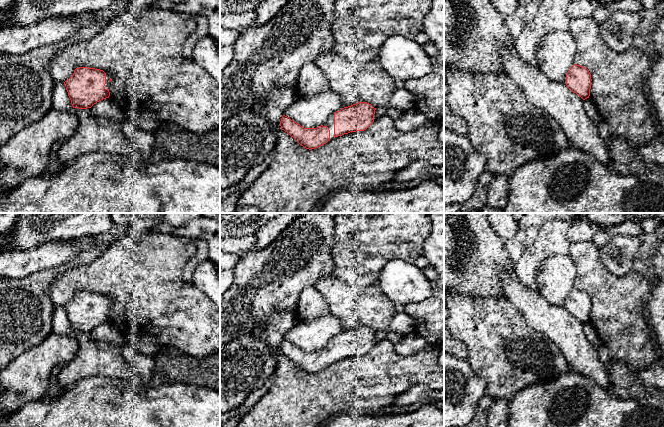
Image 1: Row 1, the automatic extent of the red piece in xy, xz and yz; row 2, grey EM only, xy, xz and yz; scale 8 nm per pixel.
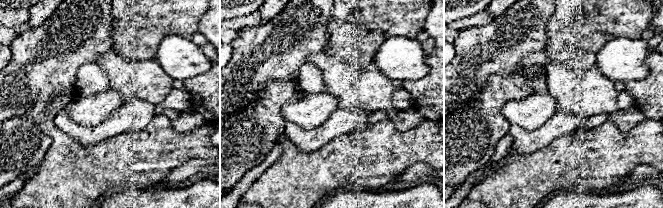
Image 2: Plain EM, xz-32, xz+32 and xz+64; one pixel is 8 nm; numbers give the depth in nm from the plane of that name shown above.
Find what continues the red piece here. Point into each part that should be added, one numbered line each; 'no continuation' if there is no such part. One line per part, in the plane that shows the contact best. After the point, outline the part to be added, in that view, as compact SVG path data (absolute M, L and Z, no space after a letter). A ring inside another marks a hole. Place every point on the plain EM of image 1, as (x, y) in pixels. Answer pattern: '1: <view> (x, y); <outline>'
1: xz (329, 347); M334 337L322 349L327 350L329 352L329 354L330 354L330 364L332 364L334 362Z

